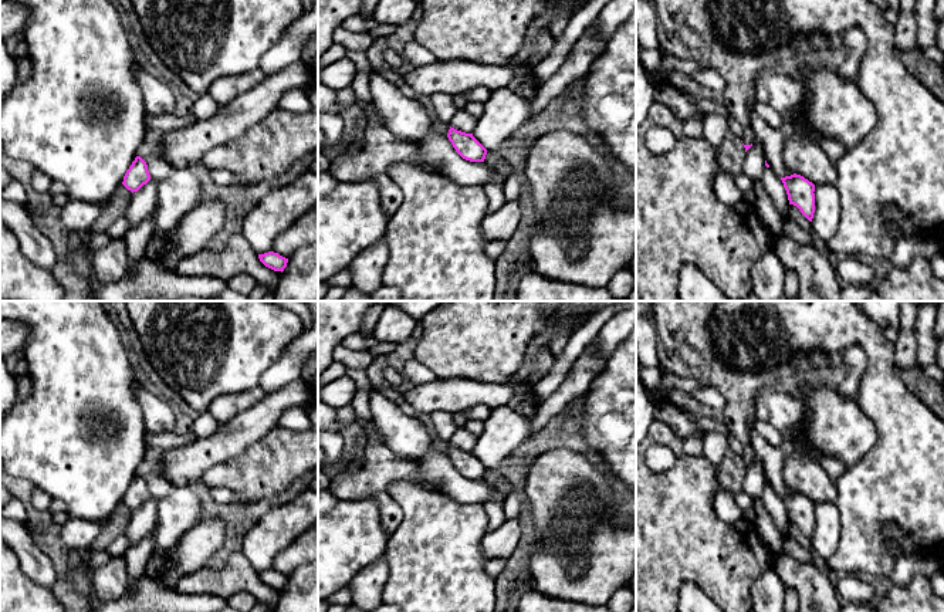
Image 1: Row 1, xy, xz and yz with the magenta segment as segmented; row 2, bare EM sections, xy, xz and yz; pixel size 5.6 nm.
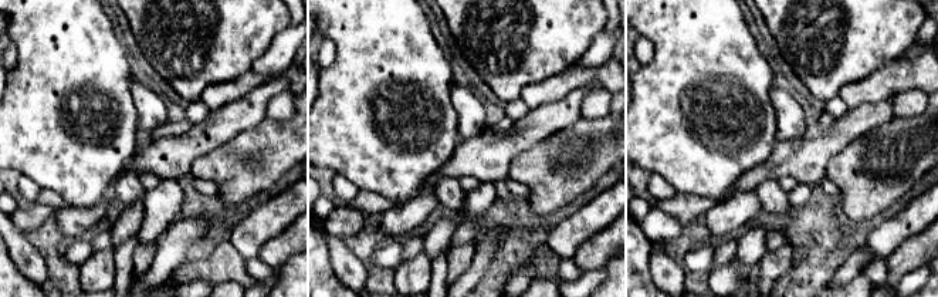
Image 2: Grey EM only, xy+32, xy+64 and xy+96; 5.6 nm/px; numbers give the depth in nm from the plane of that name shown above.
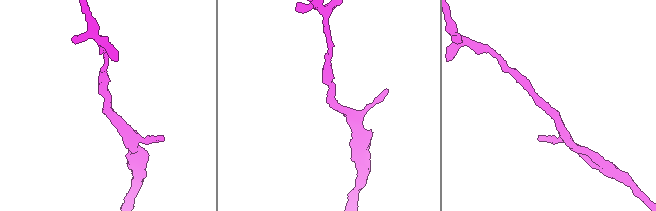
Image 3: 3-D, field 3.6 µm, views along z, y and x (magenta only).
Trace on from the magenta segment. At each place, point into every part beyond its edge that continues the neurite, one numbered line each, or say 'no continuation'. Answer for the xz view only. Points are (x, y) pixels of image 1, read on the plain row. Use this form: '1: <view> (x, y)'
no continuation

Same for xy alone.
no continuation

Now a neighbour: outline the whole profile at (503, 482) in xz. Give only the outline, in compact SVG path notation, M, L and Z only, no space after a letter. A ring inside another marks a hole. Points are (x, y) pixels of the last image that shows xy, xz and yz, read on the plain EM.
M487 470L484 481L488 483L490 486L498 487L504 494L508 494L511 486L512 486L510 473L503 474L495 470Z

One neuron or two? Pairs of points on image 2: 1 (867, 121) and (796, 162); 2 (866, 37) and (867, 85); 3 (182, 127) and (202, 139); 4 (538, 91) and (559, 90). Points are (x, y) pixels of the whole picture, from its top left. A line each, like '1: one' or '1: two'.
1: one
2: two
3: two
4: one

